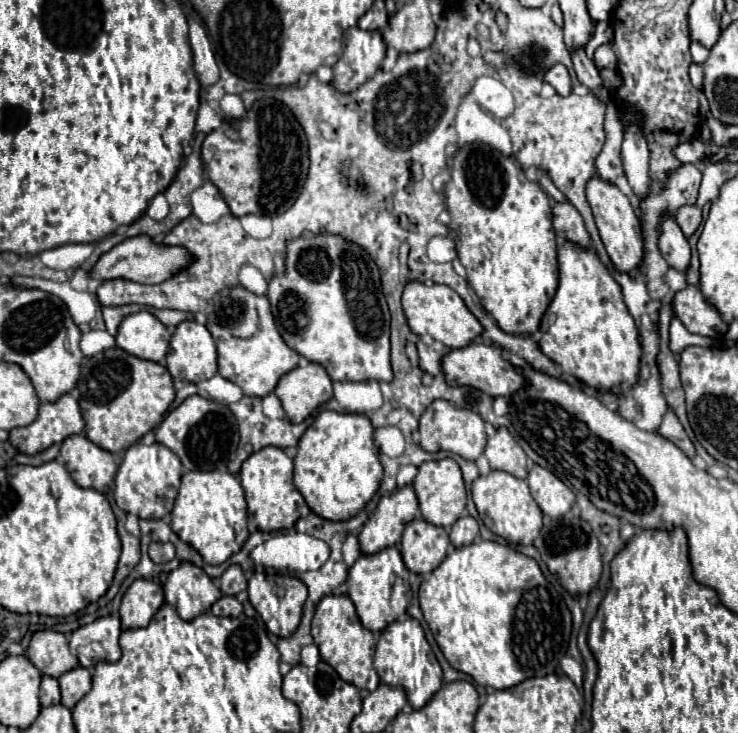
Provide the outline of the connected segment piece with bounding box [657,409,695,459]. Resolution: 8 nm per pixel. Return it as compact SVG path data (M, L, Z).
M667 409L667 411L665 411L665 415L663 415L663 419L661 419L659 427L657 427L657 433L659 433L661 437L669 439L671 443L675 443L683 453L691 453L691 459L693 459L695 447L693 447L691 439L687 437L683 425L679 423L677 415L673 413L673 409Z

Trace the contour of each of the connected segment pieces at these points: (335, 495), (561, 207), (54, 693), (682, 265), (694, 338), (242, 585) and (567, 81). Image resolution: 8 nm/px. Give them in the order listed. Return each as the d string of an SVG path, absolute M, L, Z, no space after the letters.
M325 409L317 415L317 419L313 421L313 427L315 429L307 429L299 439L297 457L295 457L295 479L293 479L295 487L305 497L313 513L319 513L319 517L329 521L345 521L357 515L367 505L367 501L379 489L379 481L383 477L383 467L373 445L373 425L367 415L337 413L337 411Z
M569 201L553 205L553 227L559 237L589 247L589 233L583 225L583 219L579 217L579 211Z
M43 675L41 679L41 693L39 693L39 699L41 699L41 705L47 707L47 705L55 705L61 701L61 693L59 693L59 681L55 677L49 677L49 675Z
M665 217L661 223L659 249L673 269L677 269L679 273L687 273L689 263L691 263L689 243L687 243L683 231L679 229L679 225L671 217Z
M673 315L673 319L671 319L671 329L669 329L669 333L671 333L671 349L675 351L675 353L681 353L685 347L689 347L689 345L701 345L701 347L715 347L715 343L711 341L711 339L705 339L705 337L701 337L701 335L695 335L695 333L691 333L691 331L687 331L685 329L685 325Z
M231 565L221 575L221 591L223 595L237 595L247 589L247 579L243 575L243 569L239 565Z
M555 65L551 67L547 73L545 73L545 81L551 83L559 95L567 97L571 91L573 91L573 85L571 85L571 75L567 71L565 65Z

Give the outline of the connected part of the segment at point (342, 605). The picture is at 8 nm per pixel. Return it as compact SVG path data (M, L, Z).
M327 595L319 601L313 617L313 639L319 647L321 659L327 661L343 681L353 683L359 689L373 691L379 685L379 675L373 667L375 653L375 635L365 629L355 613L355 605L349 595Z

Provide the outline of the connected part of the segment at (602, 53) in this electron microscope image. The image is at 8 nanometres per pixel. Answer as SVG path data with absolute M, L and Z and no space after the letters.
M609 43L597 47L597 51L595 51L595 65L597 65L599 69L603 69L603 67L615 69L617 59L615 59L615 53L613 53L613 49L611 49Z

